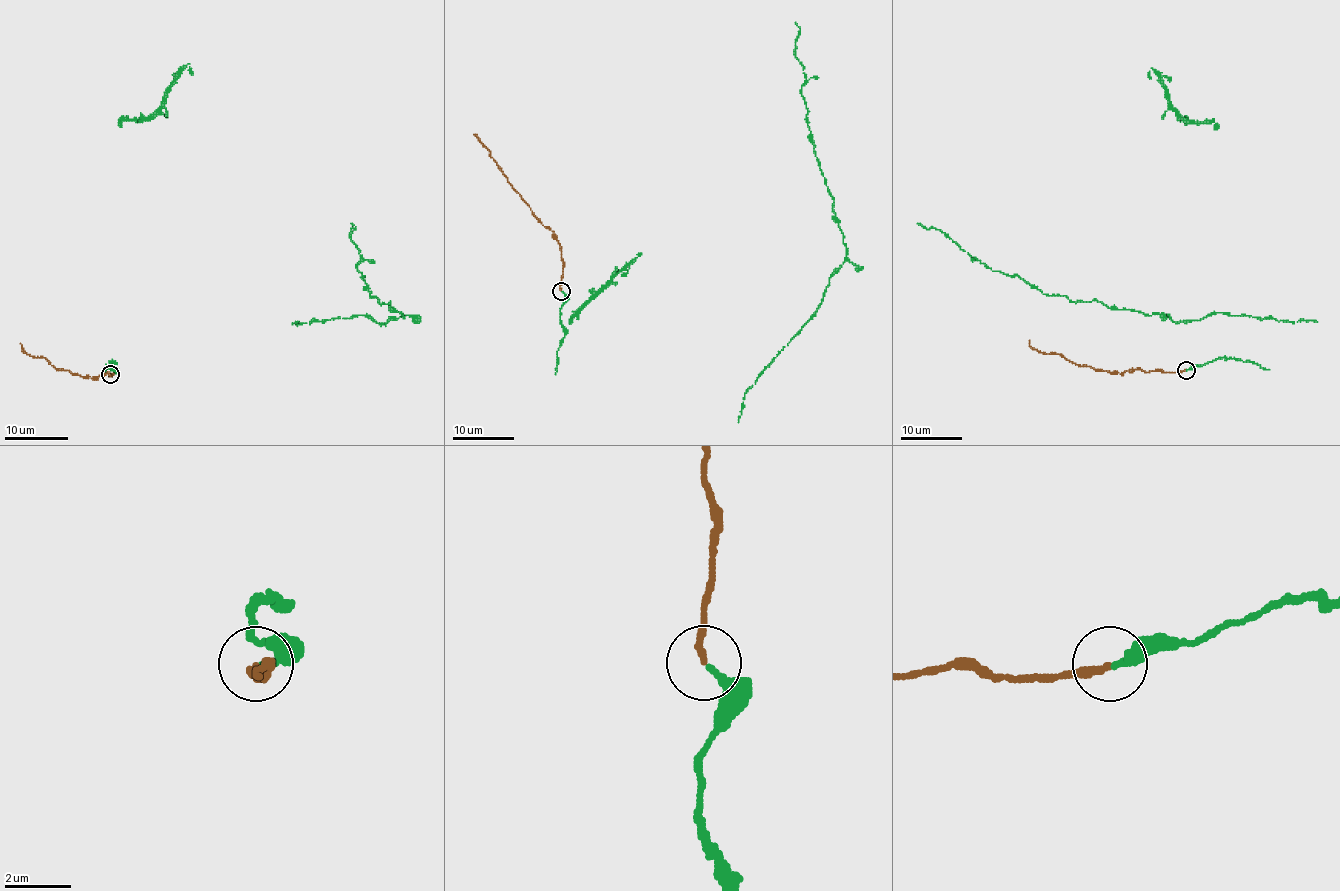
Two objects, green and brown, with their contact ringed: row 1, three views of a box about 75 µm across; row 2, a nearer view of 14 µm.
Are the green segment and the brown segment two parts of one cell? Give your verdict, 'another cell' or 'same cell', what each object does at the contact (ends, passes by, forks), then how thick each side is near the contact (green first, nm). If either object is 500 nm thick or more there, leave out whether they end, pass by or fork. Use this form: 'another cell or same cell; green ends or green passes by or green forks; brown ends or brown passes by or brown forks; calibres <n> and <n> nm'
same cell; green ends; brown ends; calibres 260 and 240 nm

